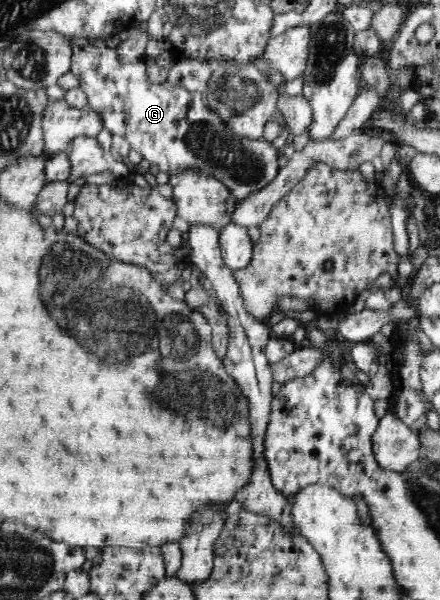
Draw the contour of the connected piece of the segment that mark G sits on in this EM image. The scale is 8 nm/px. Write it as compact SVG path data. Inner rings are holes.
M79 36L67 37L71 44L70 71L77 77L80 88L85 92L87 106L99 115L103 122L102 127L112 134L125 137L130 144L130 150L143 155L143 159L151 165L157 166L160 172L175 173L183 169L203 169L210 175L215 175L231 188L236 203L256 189L265 187L275 179L279 172L278 153L272 143L264 139L249 142L233 136L227 130L223 120L204 105L203 93L200 91L187 91L182 87L171 85L168 81L161 85L153 85L146 78L146 64L139 61L137 64L123 64L119 61L116 48L108 47L103 38L84 38Z

